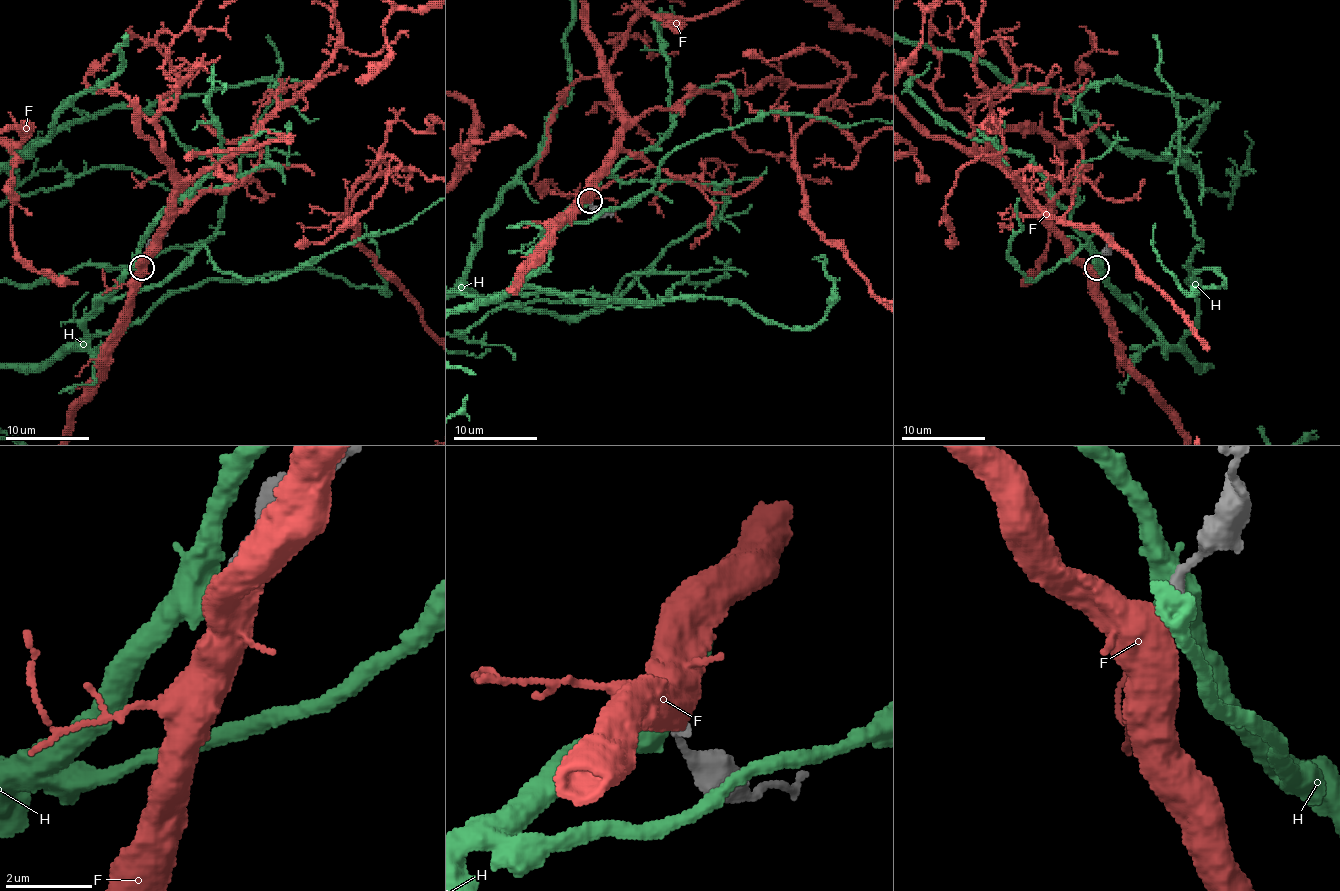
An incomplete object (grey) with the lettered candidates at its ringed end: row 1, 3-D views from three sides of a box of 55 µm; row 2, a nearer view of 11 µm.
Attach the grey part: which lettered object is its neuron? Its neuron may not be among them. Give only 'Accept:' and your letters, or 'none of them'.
Accept: F

